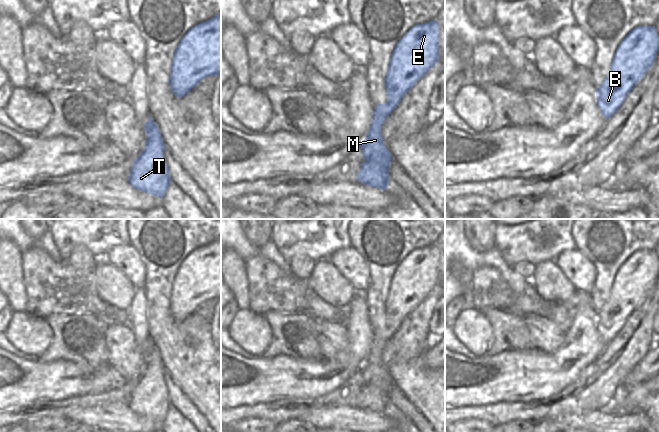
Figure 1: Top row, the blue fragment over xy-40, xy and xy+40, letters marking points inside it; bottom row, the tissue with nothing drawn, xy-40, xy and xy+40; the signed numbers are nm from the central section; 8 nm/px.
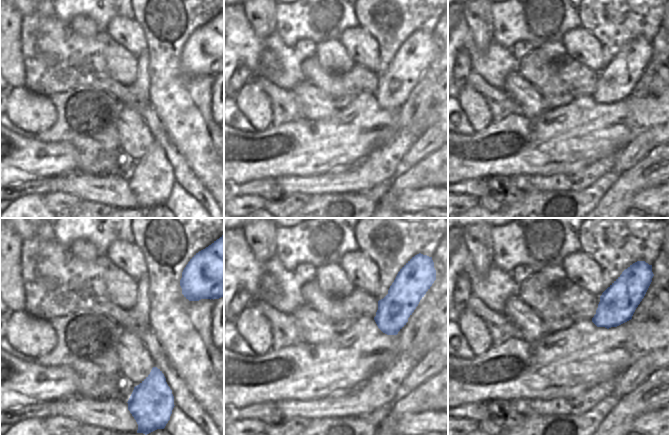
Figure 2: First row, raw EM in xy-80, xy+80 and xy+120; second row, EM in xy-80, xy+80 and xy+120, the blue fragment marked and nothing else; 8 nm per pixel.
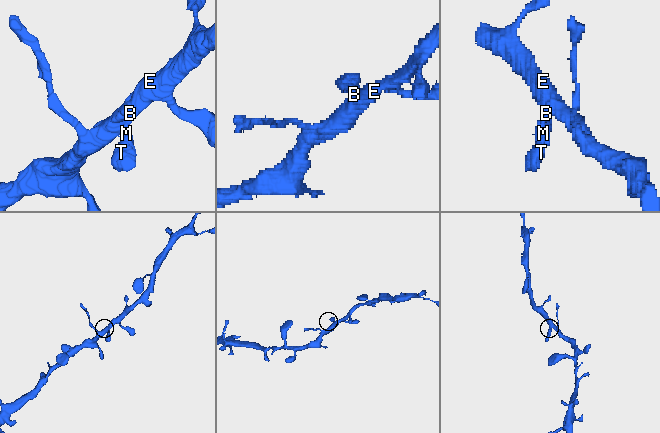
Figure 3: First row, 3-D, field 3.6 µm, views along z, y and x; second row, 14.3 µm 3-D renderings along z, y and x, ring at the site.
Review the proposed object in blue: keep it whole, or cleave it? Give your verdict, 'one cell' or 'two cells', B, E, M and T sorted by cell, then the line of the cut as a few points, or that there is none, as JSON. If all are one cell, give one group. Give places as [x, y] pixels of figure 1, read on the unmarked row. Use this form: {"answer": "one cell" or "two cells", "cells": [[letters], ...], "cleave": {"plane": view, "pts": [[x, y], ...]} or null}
{"answer": "one cell", "cells": [["B", "E", "M", "T"]], "cleave": null}

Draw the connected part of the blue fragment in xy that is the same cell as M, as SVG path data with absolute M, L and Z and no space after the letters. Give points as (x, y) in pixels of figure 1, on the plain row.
M435 244L426 248L418 248L411 252L397 267L389 287L389 293L385 301L387 313L387 327L378 328L373 336L373 345L365 364L359 368L363 373L364 386L357 403L368 410L387 414L389 409L389 390L391 378L385 371L381 359L381 351L387 341L395 334L401 323L415 310L418 304L423 302L439 285L439 249Z

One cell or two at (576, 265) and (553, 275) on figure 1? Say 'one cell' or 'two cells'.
two cells

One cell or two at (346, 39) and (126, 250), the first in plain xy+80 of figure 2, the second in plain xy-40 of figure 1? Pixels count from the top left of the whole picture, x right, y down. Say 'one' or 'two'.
one

